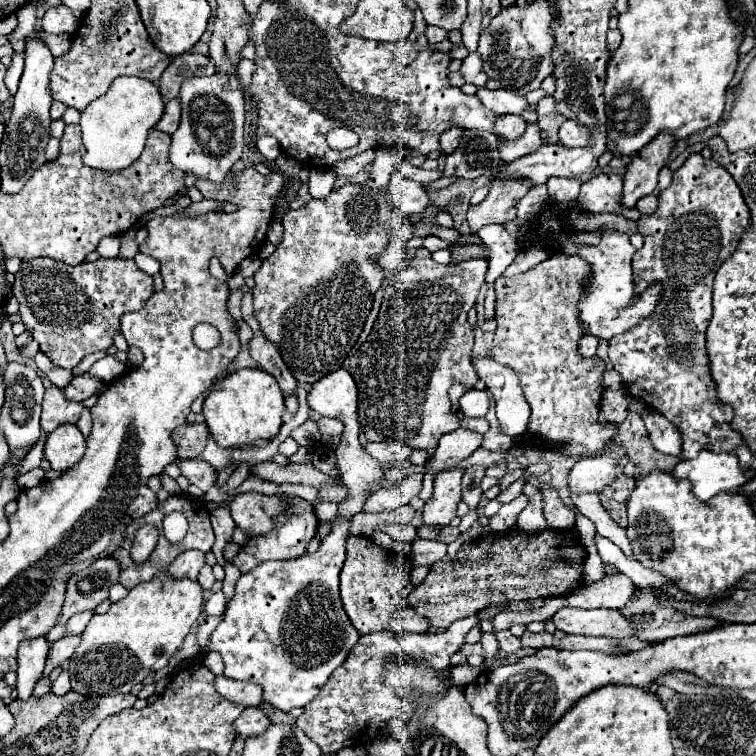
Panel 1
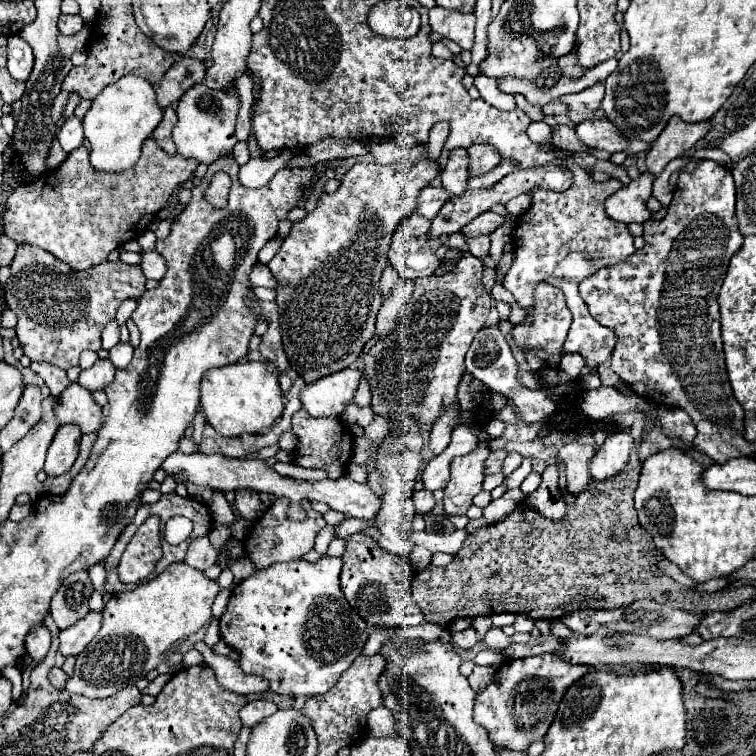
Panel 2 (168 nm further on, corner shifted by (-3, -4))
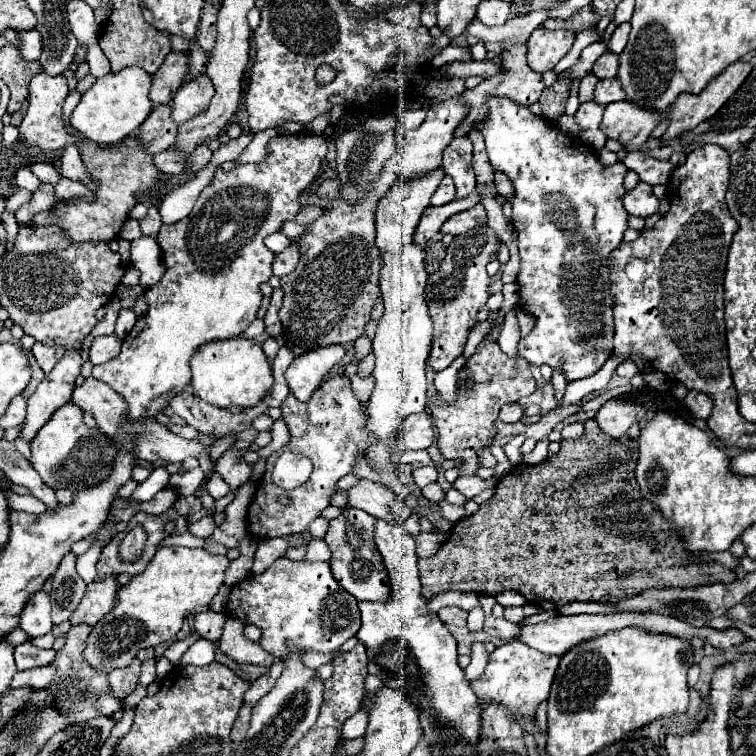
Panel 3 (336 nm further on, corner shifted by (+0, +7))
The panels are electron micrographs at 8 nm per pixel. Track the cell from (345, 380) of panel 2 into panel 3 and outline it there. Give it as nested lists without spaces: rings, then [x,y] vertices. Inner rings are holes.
[[[342,345],[320,347],[308,351],[292,361],[286,371],[286,381],[290,391],[298,401],[308,401],[312,393],[326,381],[326,375],[346,357],[346,349]]]

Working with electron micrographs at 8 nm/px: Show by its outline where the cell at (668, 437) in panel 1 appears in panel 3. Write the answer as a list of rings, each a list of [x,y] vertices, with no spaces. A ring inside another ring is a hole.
[[[690,391],[690,393],[684,397],[684,405],[686,405],[686,409],[688,409],[694,417],[698,417],[698,419],[706,419],[706,417],[710,415],[710,411],[712,411],[712,401],[710,401],[710,397],[704,395],[704,393],[698,393],[698,391]]]

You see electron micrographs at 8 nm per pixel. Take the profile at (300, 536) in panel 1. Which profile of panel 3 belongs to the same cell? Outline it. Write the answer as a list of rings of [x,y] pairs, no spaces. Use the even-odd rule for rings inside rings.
[[[336,375],[330,381],[326,381],[316,395],[312,395],[310,401],[300,403],[292,393],[286,397],[282,403],[282,413],[284,421],[290,429],[290,441],[282,451],[294,451],[294,453],[304,453],[312,465],[314,471],[310,479],[292,491],[284,491],[272,483],[272,463],[276,459],[276,453],[272,453],[266,459],[266,475],[258,483],[256,495],[250,503],[248,509],[248,533],[254,539],[270,539],[270,537],[282,537],[288,533],[302,533],[308,529],[310,521],[320,517],[320,513],[330,505],[330,497],[334,495],[334,485],[336,481],[350,473],[356,455],[362,451],[366,453],[366,447],[370,445],[372,437],[366,431],[366,415],[362,413],[360,401],[354,397],[350,389],[350,381],[344,375]],[[288,495],[294,499],[292,505],[280,505],[278,497]]]

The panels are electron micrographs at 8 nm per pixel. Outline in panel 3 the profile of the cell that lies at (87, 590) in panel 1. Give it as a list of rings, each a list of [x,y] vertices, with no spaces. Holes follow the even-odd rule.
[[[70,551],[64,555],[58,571],[54,573],[52,579],[52,621],[62,623],[66,621],[72,611],[80,605],[80,599],[84,597],[86,583],[76,571],[76,555]]]

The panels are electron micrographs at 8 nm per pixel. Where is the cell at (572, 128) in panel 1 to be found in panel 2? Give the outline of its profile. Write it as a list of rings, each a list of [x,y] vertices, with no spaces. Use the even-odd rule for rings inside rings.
[[[607,118],[601,120],[587,120],[575,126],[577,136],[595,150],[607,150],[609,154],[615,152],[625,152],[629,148],[627,138],[617,130],[615,124],[611,124]]]

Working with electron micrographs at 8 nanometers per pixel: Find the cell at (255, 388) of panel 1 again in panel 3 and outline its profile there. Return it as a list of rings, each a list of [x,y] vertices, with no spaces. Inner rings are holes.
[[[236,337],[208,343],[192,355],[190,367],[192,367],[192,387],[196,395],[220,409],[230,407],[250,409],[252,405],[258,405],[258,401],[264,399],[272,389],[272,367],[262,347],[254,339]]]

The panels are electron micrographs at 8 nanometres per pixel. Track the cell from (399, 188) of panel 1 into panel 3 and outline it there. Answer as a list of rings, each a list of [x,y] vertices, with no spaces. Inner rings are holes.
[[[444,177],[440,187],[436,189],[436,193],[432,195],[430,205],[444,205],[444,203],[448,203],[452,199],[454,199],[454,181],[450,177]]]

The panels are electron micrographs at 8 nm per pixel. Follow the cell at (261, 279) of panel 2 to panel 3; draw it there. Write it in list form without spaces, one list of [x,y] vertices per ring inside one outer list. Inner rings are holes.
[[[294,249],[284,250],[280,254],[275,255],[272,271],[274,271],[276,277],[282,277],[282,275],[292,273],[296,263],[298,263],[298,253]]]

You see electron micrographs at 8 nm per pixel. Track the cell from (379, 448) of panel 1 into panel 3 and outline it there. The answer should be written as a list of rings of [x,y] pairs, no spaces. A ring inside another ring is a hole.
[[[416,413],[404,421],[404,445],[406,449],[428,449],[434,441],[434,431],[432,431],[432,421],[428,419],[426,413]]]

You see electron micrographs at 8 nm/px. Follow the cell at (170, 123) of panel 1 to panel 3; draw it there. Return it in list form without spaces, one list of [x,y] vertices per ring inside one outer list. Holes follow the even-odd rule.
[[[158,105],[140,125],[140,139],[146,143],[150,153],[160,153],[176,143],[178,127],[170,119],[170,105]]]

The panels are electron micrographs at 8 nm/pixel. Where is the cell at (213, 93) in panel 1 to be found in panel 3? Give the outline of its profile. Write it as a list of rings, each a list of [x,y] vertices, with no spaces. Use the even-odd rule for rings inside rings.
[[[198,77],[194,81],[186,81],[172,101],[172,119],[176,125],[190,121],[192,117],[204,113],[208,109],[210,99],[214,97],[214,87],[208,77]]]

